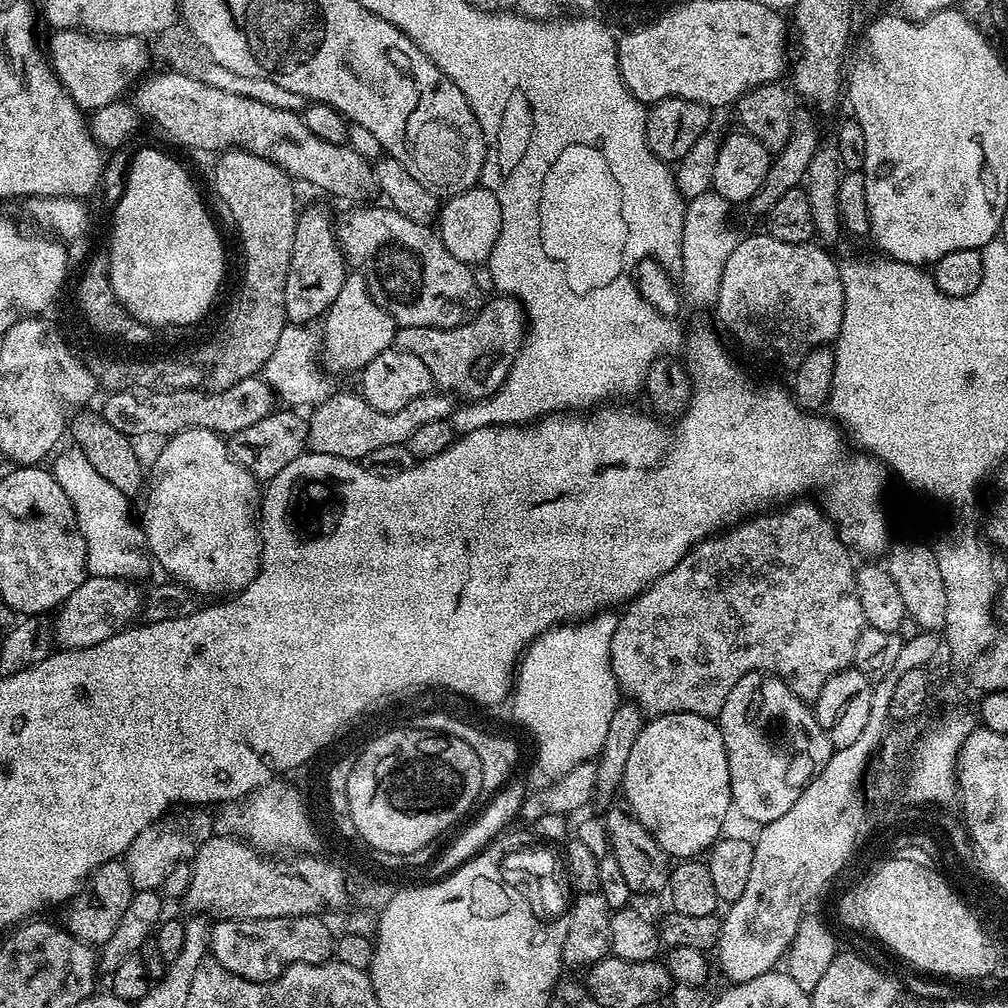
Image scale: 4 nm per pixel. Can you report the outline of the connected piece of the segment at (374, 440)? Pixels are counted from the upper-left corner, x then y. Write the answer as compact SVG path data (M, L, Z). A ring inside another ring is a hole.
M336 390L311 409L312 416L307 417L307 447L318 454L334 454L338 458L360 462L366 454L382 446L407 444L414 430L426 426L426 422L449 419L454 411L452 400L453 397L449 393L433 390L414 398L414 402L406 402L402 410L383 412L374 410L374 406L370 406L370 402L366 402L359 391Z

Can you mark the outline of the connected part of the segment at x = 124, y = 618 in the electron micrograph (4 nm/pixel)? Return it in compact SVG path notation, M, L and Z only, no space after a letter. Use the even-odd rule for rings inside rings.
M89 575L55 613L55 643L61 649L98 646L98 642L106 642L106 638L131 625L142 612L142 592L132 584L135 583L128 578Z

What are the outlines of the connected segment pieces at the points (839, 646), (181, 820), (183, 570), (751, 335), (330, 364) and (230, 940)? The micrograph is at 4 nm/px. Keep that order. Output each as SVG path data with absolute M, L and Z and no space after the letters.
M793 499L779 510L768 510L763 514L741 519L727 530L721 530L708 539L701 540L687 552L682 562L678 562L678 566L659 576L646 591L641 592L623 609L624 613L619 613L614 638L610 638L610 662L614 678L620 684L621 693L635 703L643 713L649 717L665 716L675 712L698 714L709 718L719 717L722 706L726 706L730 690L740 681L742 670L755 670L776 676L798 699L814 702L829 678L852 664L854 642L858 642L858 634L862 634L866 627L862 602L858 602L856 568L854 563L852 564L853 553L849 545L844 543L835 523L822 511L821 505L811 504L808 500L811 499Z
M180 806L155 820L134 842L122 857L122 863L130 874L133 889L151 892L159 889L160 883L179 864L187 865L196 851L214 835L214 816L211 811L200 806Z
M191 428L190 430L182 430L174 436L167 437L163 441L163 444L164 449L156 456L156 481L153 482L152 489L150 489L151 484L147 489L147 492L149 491L148 501L144 504L144 520L142 519L142 540L146 545L147 551L150 553L151 559L155 563L157 560L172 575L169 577L175 583L184 584L201 597L212 596L208 598L220 598L225 594L239 594L246 585L254 582L254 578L260 569L262 528L258 523L258 513L260 511L260 497L262 495L261 485L255 476L249 474L247 468L243 468L239 462L232 459L232 454L228 451L225 437L221 436L219 432L211 432L205 428Z
M761 234L740 238L722 271L714 311L720 324L748 352L773 356L784 364L799 365L816 348L831 345L840 333L844 314L844 291L840 264L832 261L827 247L816 242L791 244Z
M359 274L345 275L342 290L338 290L338 298L334 298L328 308L322 320L323 324L322 364L329 373L359 373L360 369L374 362L378 354L396 343L398 325L395 318L385 308L378 306L378 302L374 302L364 277Z
M283 916L257 920L216 920L208 930L208 951L230 974L241 976L250 984L265 984L279 980L289 964L324 964L334 956L334 932L328 929L328 920L319 916Z

